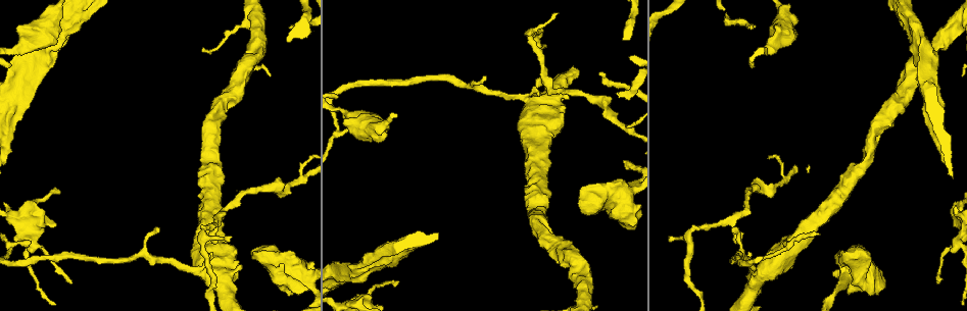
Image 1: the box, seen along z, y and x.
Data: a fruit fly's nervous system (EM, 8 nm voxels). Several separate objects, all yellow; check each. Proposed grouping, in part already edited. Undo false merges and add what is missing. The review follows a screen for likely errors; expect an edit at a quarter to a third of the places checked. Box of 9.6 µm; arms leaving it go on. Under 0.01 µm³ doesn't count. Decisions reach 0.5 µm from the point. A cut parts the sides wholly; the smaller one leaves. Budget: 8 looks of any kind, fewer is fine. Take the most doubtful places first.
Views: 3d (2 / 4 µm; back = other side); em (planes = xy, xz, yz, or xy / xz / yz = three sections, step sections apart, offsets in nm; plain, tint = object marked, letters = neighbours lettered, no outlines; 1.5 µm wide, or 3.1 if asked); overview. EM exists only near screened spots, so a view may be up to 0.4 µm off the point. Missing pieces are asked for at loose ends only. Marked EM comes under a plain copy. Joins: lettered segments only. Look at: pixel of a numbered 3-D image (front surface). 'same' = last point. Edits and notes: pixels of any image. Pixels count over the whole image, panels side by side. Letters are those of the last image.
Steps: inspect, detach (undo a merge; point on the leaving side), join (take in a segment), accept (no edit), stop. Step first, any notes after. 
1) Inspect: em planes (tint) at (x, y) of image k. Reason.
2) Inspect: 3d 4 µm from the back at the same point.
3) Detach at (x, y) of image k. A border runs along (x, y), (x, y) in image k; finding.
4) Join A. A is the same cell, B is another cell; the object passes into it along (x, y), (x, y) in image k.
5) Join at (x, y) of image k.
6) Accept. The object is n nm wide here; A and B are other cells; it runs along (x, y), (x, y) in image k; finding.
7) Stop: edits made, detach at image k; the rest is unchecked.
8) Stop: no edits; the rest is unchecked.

Inspect: 3d 4 µm at (291, 27) of image 1. End of a long branch.

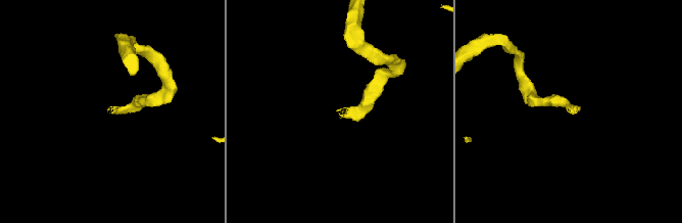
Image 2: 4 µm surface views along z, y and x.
Inspect: em planes (letters) at (109, 108) of image 2.

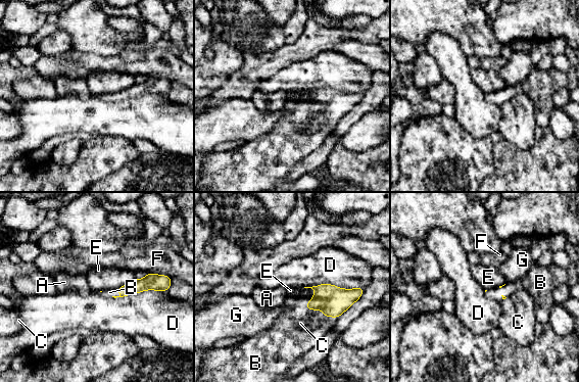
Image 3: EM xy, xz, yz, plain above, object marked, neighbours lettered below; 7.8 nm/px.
Join B. B is the same cell, A, C, D, E, F and G are other cells; the object passes into it along (333, 300), (311, 299), (294, 308) in image 3; the cell continues.

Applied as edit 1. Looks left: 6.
Inspect: overview. See it whole again.

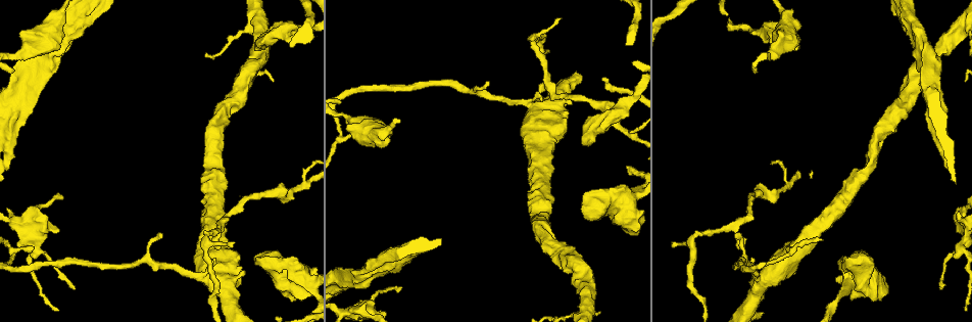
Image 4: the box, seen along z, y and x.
Inspect: 3d 2 µm from the back at (520, 103) of image 4. Calibre changes.

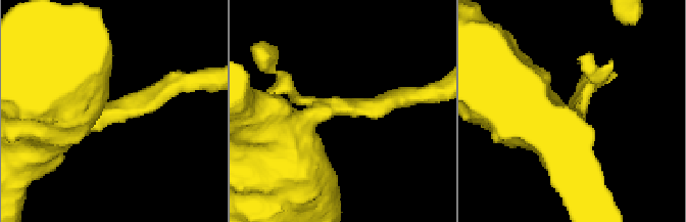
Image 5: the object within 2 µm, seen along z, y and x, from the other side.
Inspect: em xy step 4 (tint) at (339, 104) of image 5. Shape alone is not enough.

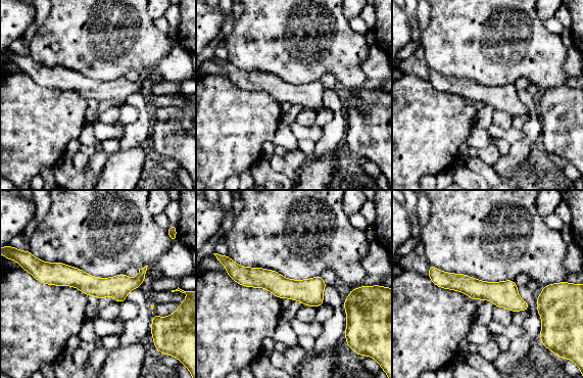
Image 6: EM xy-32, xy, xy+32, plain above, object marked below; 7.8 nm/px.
Inspect: em xy step 4 (letters) at the same point.

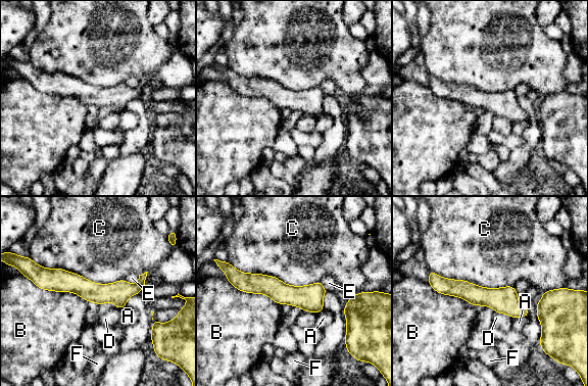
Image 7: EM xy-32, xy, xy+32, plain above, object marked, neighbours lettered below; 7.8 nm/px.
Accept. A, B, C, D, E and F are other cells; a border runs along (28, 277), (88, 302) in image 7; one cell here.

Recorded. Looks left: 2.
Inspect: em planes (letters) at (33, 246) of image 4. Branch stops here.

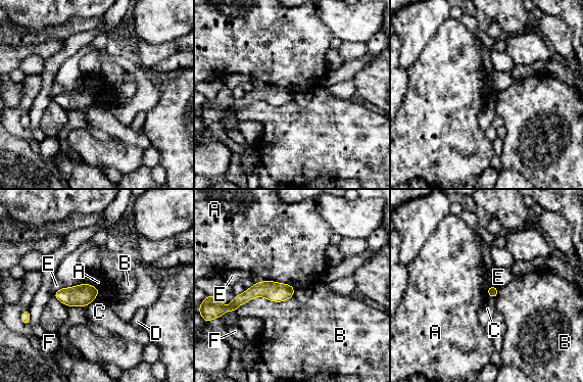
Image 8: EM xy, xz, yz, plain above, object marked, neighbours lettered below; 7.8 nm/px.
Accept. The object is 80 nm wide here; A, B, C, D, E and F are other cells; none of them fits.

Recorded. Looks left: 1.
Stop: edits made, join at image 3; the rest is unchecked.

